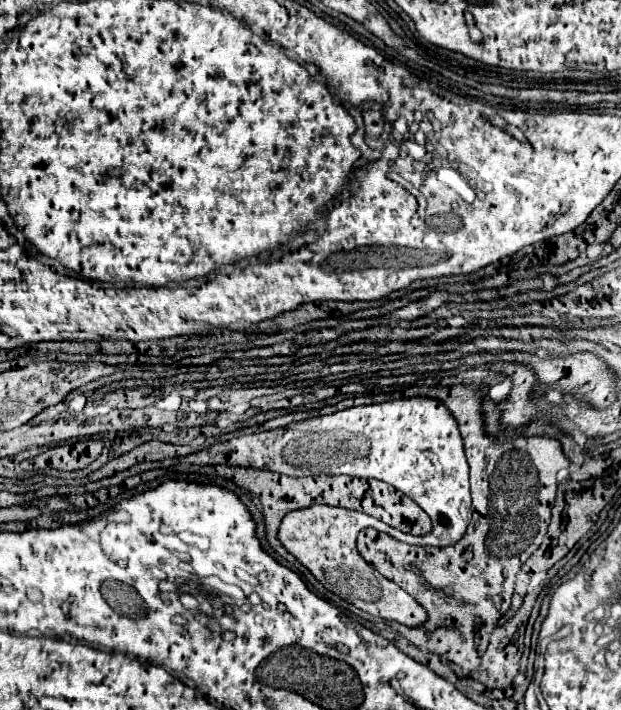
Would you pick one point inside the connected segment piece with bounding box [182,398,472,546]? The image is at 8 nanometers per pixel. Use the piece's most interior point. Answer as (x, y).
(414, 445)

